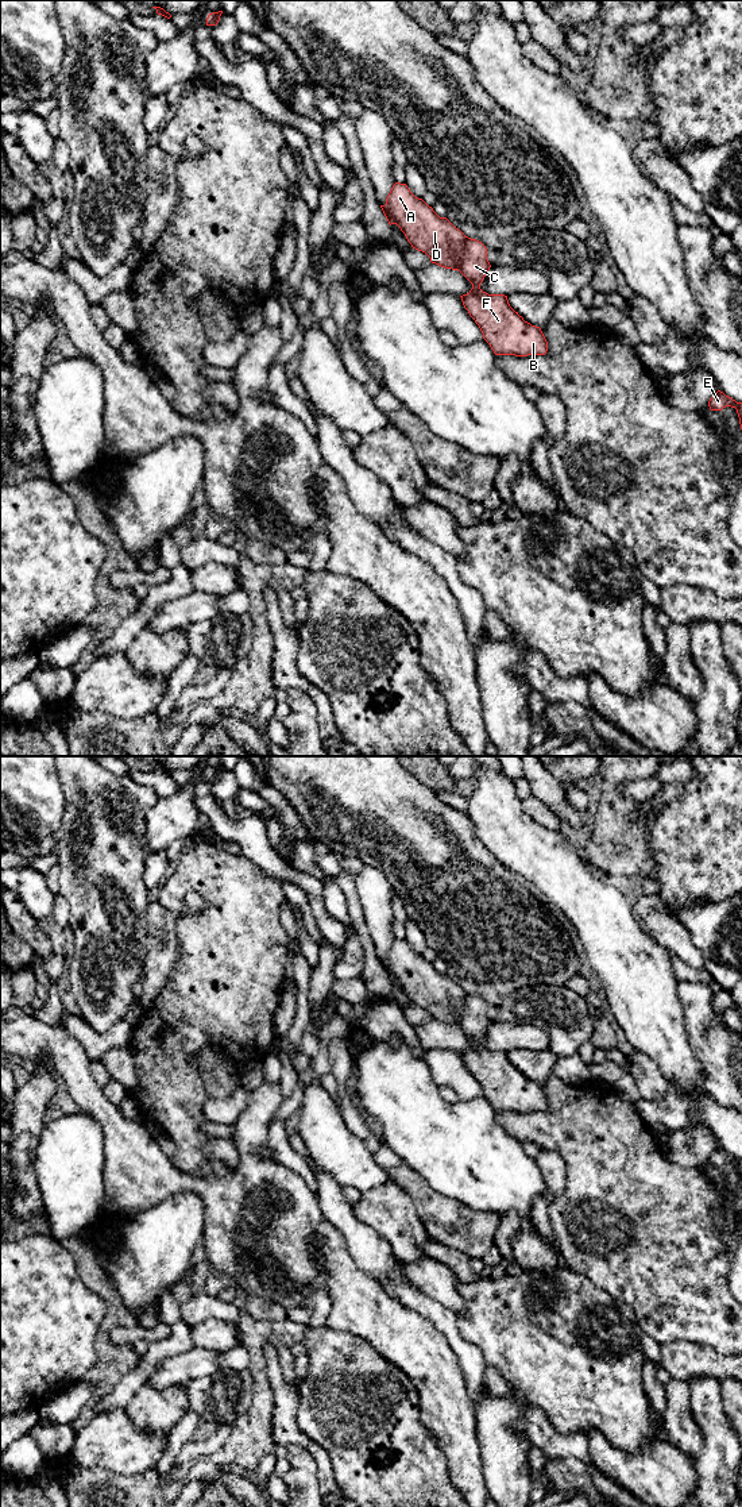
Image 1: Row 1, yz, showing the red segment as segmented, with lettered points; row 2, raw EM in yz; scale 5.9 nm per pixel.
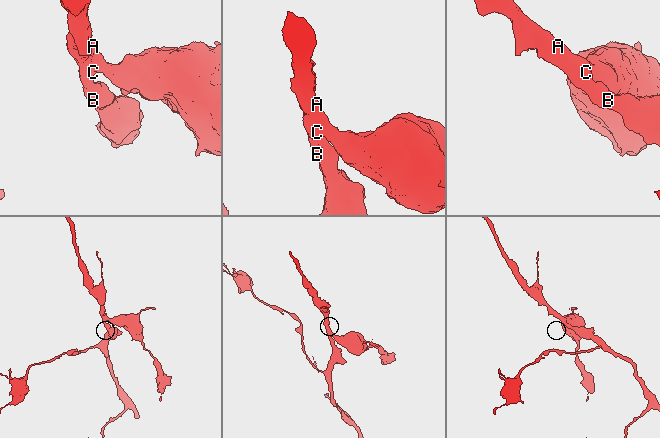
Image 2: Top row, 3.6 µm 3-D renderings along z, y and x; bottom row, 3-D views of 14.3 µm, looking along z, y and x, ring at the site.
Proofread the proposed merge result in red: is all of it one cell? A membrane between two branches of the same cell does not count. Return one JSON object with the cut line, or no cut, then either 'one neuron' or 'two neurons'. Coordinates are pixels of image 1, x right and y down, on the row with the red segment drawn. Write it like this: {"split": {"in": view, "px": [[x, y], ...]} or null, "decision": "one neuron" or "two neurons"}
{"split": null, "decision": "one neuron"}

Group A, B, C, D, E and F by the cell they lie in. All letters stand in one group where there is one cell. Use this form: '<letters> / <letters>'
A B C D E F

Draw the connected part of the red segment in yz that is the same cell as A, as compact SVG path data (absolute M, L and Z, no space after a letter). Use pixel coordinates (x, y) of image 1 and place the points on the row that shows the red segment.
M395 182L380 208L389 224L397 224L413 248L425 253L432 263L459 270L472 284L472 289L460 297L495 355L546 354L548 342L540 327L525 321L510 307L507 296L480 289L491 267L482 242L465 236L447 217L440 217L406 184Z

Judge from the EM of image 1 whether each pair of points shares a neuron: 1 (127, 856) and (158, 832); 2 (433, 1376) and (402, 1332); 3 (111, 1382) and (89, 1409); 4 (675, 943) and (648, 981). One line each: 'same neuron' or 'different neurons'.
1: different neurons
2: same neuron
3: same neuron
4: different neurons

